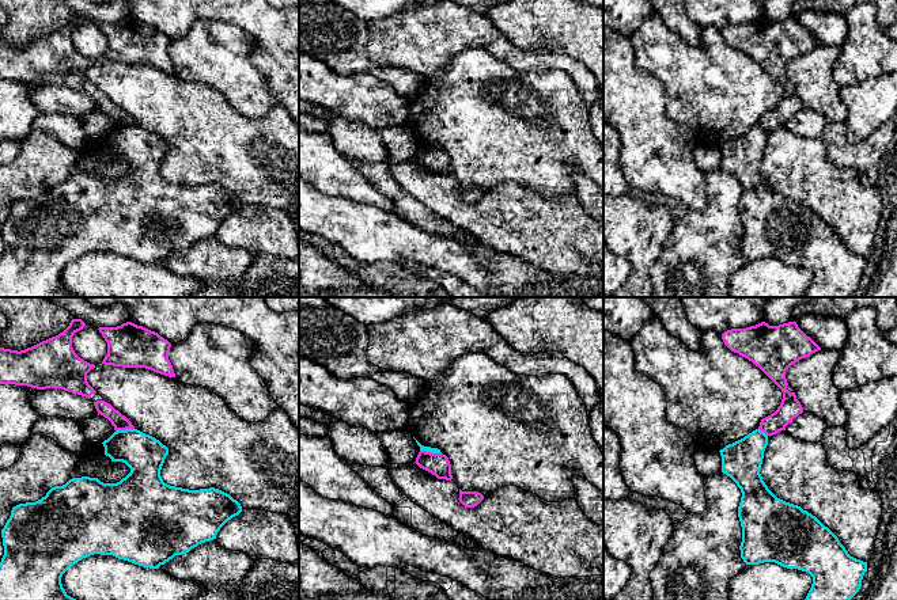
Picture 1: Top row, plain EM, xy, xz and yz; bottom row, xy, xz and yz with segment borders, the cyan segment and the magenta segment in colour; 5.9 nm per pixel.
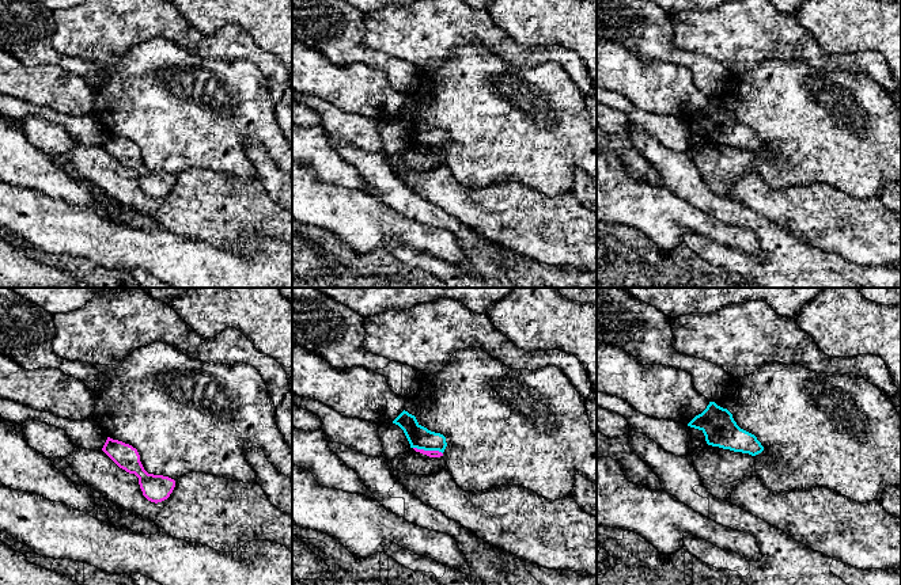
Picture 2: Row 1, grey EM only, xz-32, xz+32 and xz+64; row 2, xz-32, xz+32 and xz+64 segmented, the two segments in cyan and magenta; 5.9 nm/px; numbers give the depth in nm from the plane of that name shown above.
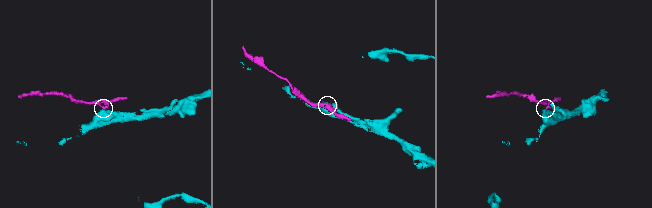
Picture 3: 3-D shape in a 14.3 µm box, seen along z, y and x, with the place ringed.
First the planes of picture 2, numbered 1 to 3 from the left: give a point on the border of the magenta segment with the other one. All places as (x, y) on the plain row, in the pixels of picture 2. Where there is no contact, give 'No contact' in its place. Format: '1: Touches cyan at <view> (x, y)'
1: No contact
2: Touches cyan at xz+32 (428, 145)
3: No contact

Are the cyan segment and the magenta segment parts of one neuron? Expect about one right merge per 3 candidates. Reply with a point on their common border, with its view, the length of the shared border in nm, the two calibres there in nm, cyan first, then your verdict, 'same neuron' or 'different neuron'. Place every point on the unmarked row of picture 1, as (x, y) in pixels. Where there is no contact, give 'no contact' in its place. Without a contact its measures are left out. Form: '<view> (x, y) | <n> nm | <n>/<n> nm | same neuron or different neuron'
xz (431, 148) | 130 nm | 30/140 nm | different neuron

